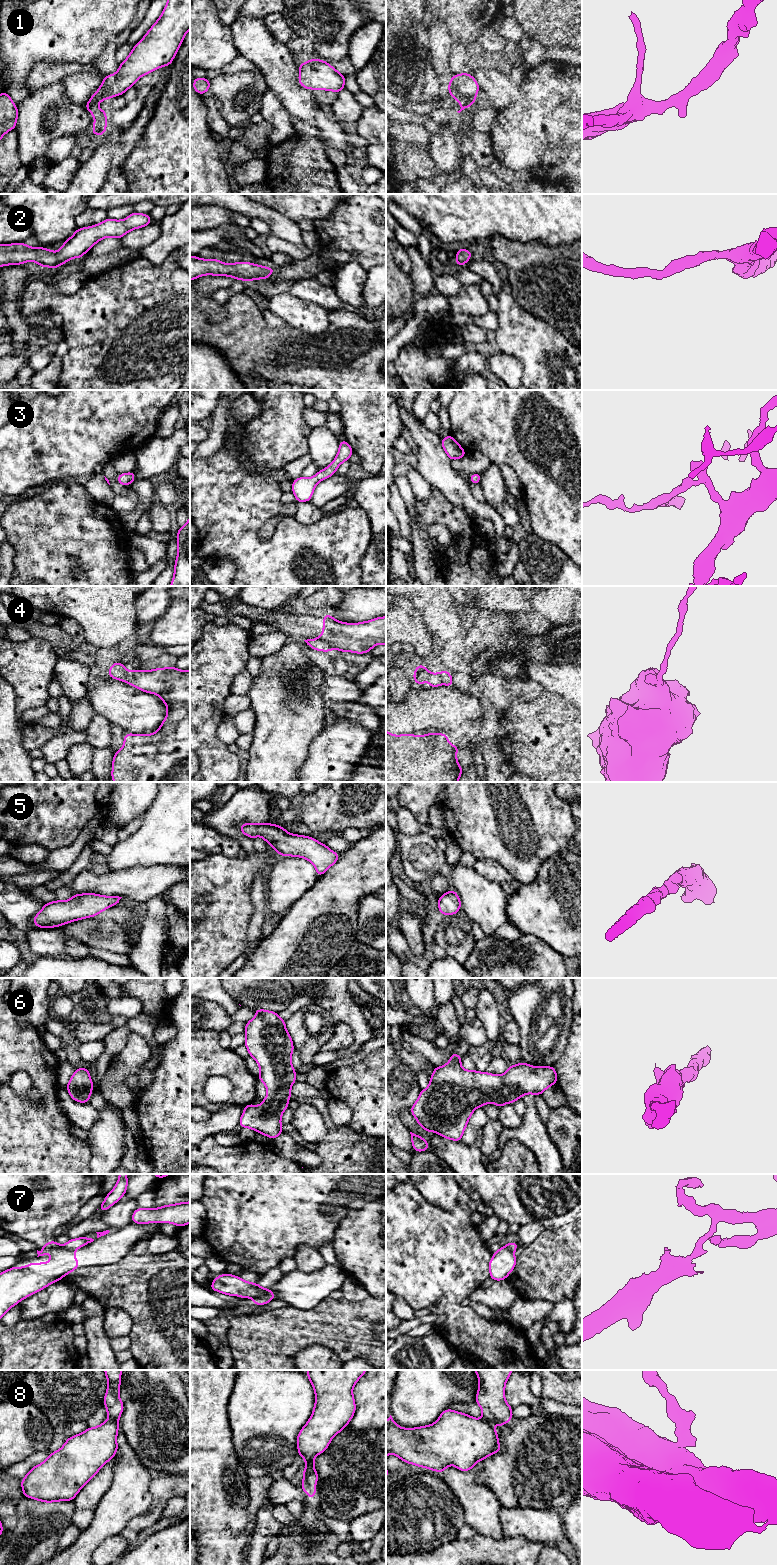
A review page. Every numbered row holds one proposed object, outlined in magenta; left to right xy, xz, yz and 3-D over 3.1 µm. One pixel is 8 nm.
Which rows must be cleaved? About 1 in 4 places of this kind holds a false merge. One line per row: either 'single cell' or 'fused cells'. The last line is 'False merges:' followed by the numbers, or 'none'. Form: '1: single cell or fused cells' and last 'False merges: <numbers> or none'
1: single cell
2: single cell
3: single cell
4: fused cells
5: single cell
6: single cell
7: fused cells
8: fused cells
False merges: 4, 7, 8

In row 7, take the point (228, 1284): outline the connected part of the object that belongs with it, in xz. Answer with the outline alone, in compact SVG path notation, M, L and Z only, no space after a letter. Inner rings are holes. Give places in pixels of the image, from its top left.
M227 1273L217 1276L212 1281L210 1289L229 1296L238 1295L239 1298L254 1299L271 1292L269 1288L262 1288L258 1283L251 1283Z

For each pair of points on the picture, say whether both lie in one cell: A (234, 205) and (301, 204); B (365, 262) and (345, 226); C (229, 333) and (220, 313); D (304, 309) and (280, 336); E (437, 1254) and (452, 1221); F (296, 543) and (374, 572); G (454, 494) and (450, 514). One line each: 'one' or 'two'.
A: two
B: one
C: two
D: two
E: one
F: two
G: two

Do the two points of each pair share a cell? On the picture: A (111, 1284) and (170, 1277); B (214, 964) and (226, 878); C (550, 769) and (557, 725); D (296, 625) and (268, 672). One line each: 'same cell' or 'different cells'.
A: same cell
B: same cell
C: same cell
D: different cells

